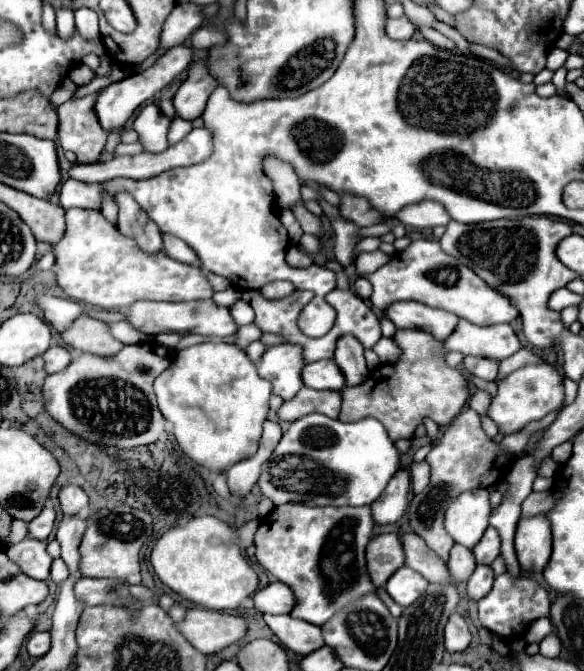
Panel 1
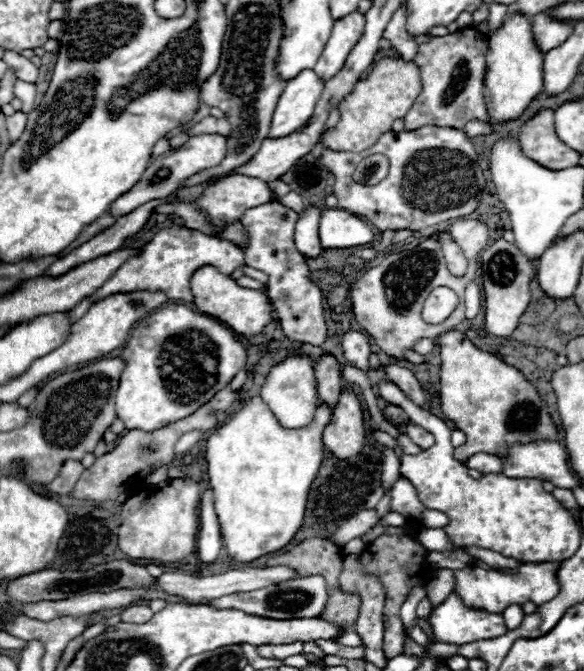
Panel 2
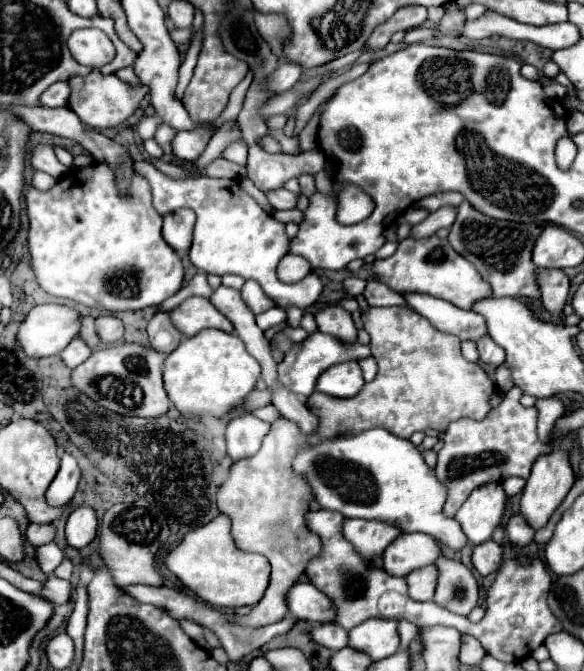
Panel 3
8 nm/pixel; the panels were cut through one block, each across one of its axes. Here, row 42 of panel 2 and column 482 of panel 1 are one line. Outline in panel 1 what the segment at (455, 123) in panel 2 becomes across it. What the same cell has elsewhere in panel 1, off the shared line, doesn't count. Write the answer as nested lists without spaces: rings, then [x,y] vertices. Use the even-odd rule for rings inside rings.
[[[466,408],[450,424],[444,436],[438,438],[438,442],[434,444],[426,460],[432,466],[432,476],[426,490],[416,494],[410,502],[410,508],[408,508],[410,526],[436,554],[440,554],[440,558],[448,560],[448,550],[452,548],[454,540],[444,528],[444,512],[450,500],[472,488],[496,486],[502,480],[504,472],[508,474],[510,466],[514,464],[514,458],[506,450],[502,450],[500,444],[492,442],[492,438],[486,436],[486,432],[482,430],[480,414],[472,408]]]

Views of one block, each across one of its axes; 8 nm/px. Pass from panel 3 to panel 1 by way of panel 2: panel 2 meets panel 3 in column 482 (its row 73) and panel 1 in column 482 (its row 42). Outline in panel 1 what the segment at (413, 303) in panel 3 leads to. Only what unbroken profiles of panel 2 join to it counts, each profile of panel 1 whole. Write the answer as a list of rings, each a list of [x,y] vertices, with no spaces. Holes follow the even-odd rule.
[[[464,318],[458,320],[456,330],[446,340],[448,350],[462,352],[464,356],[486,356],[504,360],[522,348],[520,340],[516,338],[510,324],[494,324],[494,326],[476,326],[466,322]]]

